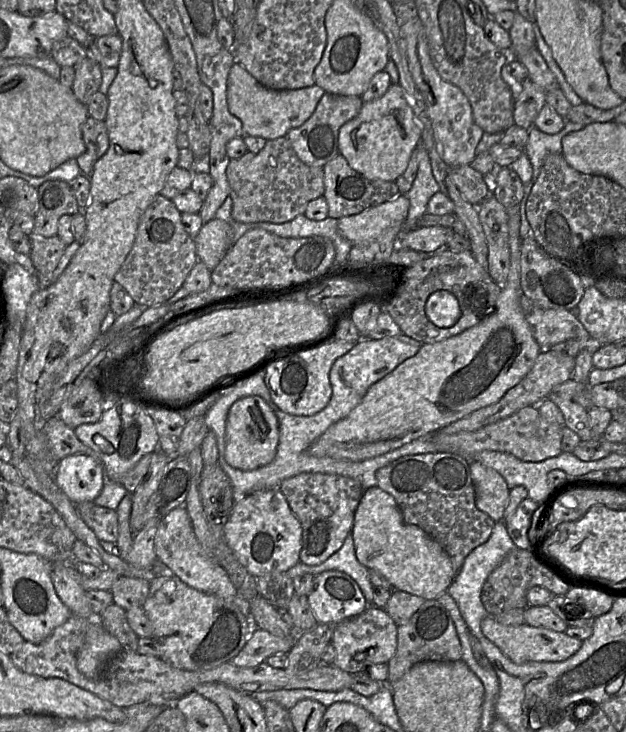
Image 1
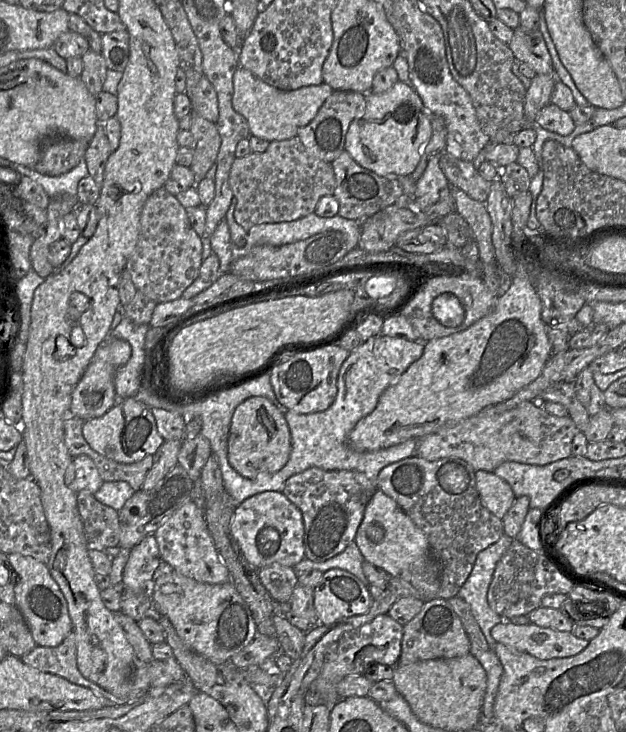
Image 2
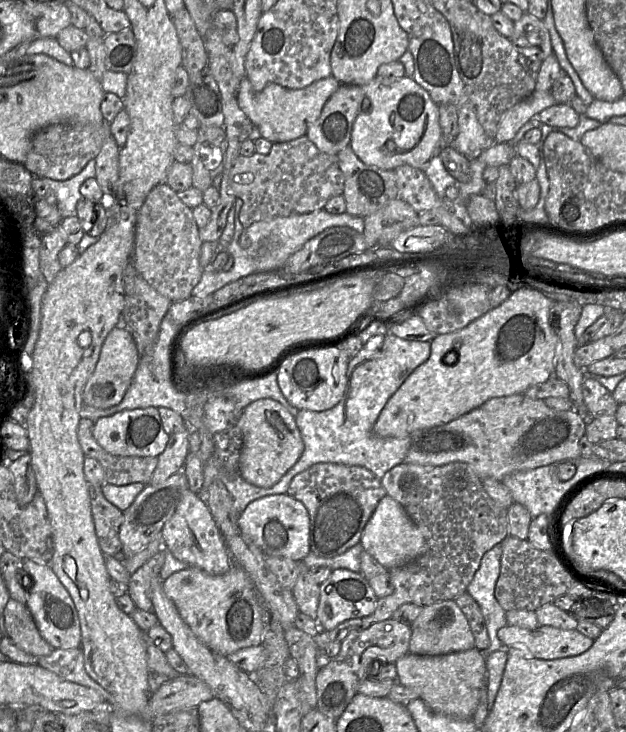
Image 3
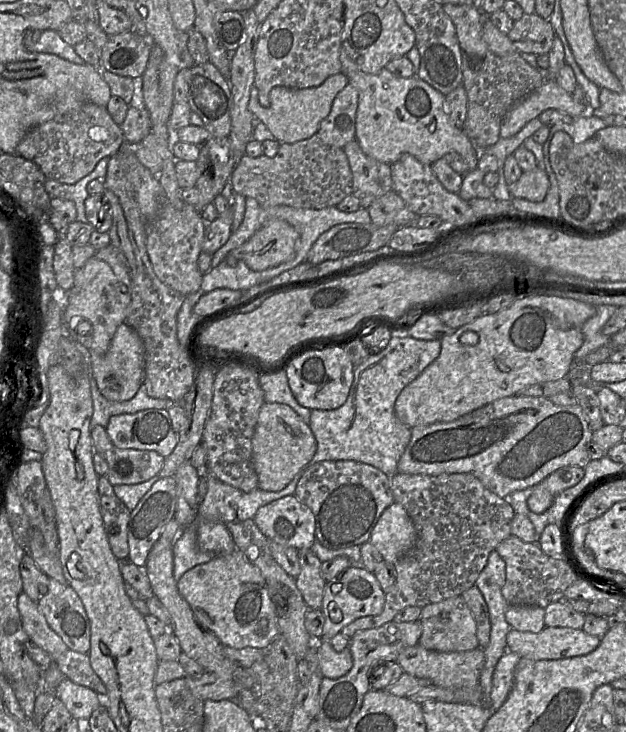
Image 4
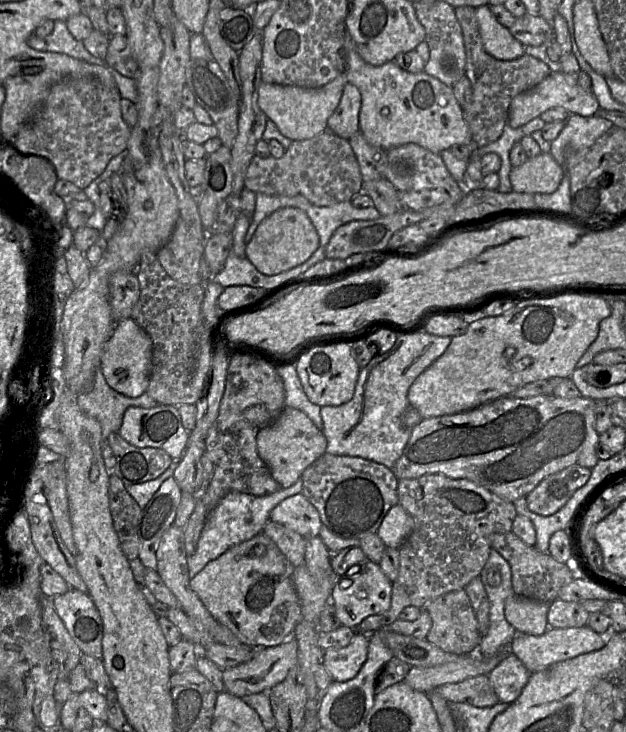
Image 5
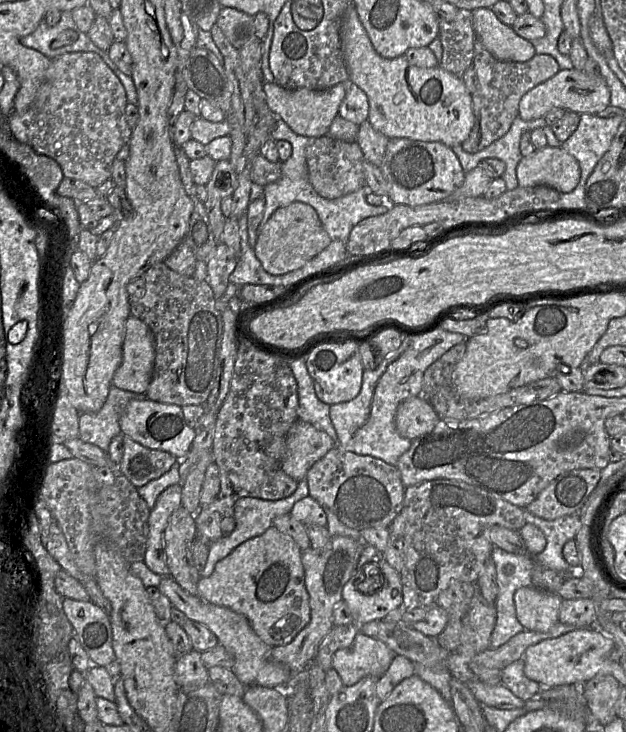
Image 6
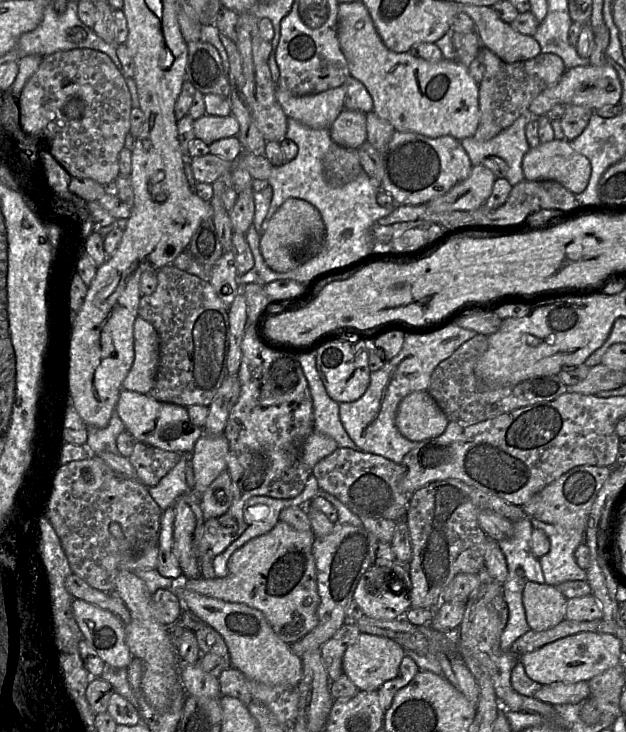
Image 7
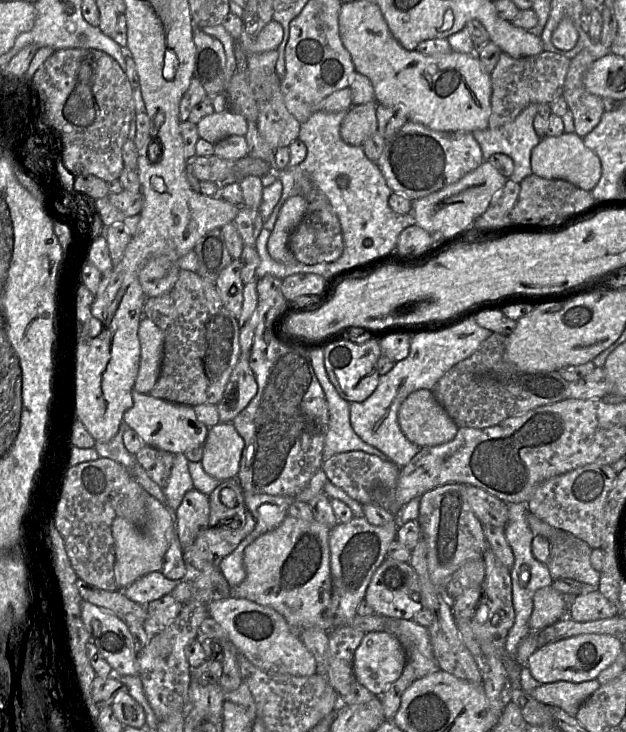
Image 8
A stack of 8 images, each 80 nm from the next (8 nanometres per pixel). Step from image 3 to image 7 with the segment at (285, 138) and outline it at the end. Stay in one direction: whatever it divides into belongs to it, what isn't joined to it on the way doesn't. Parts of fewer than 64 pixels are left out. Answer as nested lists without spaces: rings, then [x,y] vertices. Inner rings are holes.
[[[340,87],[306,96],[294,96],[276,88],[275,97],[288,118],[312,129],[330,129],[344,110],[346,91]]]

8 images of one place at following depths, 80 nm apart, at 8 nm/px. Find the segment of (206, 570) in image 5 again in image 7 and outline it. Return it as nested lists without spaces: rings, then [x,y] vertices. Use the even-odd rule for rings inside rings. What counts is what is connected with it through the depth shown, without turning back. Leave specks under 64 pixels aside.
[[[279,521],[268,533],[256,537],[239,548],[228,560],[228,574],[222,578],[186,579],[183,575],[177,585],[203,596],[218,598],[227,602],[242,603],[263,613],[276,635],[285,643],[292,644],[313,630],[318,623],[317,609],[320,597],[317,590],[316,567],[313,543],[316,537],[310,531],[297,531],[285,522]]]

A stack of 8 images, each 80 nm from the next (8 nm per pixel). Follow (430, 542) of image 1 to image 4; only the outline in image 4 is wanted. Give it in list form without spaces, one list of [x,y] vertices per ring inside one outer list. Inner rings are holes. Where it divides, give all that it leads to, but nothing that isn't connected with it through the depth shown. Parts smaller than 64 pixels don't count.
[[[396,502],[381,514],[369,542],[381,553],[383,560],[396,563],[416,544],[417,531],[405,508]]]

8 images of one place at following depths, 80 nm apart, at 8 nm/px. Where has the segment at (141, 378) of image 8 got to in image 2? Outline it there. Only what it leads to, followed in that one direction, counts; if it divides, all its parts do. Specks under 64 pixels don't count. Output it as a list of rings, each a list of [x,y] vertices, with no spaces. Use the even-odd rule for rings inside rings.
[[[113,336],[107,337],[97,348],[73,390],[69,414],[82,420],[89,420],[102,416],[112,408],[116,402],[115,374],[119,368],[129,361],[131,354],[132,349],[127,341]]]

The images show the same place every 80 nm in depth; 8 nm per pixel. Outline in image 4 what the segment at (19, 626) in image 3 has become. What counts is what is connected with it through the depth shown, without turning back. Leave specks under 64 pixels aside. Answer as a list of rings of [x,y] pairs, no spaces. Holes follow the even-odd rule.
[[[23,591],[18,597],[18,610],[29,639],[46,651],[53,661],[69,650],[61,637],[50,628],[44,615],[40,612],[37,602],[32,601]]]

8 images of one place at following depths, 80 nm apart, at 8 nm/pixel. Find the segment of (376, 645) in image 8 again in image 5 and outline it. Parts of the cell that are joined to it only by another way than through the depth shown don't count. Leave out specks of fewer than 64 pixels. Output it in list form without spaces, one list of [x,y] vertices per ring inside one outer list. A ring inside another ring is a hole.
[[[356,633],[345,648],[330,648],[324,651],[322,665],[335,682],[353,679],[367,659],[369,636]]]

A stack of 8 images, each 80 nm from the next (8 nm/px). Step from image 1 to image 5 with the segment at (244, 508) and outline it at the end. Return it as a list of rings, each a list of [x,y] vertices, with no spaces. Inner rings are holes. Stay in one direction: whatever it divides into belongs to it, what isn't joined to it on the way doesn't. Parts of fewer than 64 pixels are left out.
[[[302,494],[286,498],[270,513],[270,521],[284,525],[306,540],[319,535],[321,519],[318,510]]]

